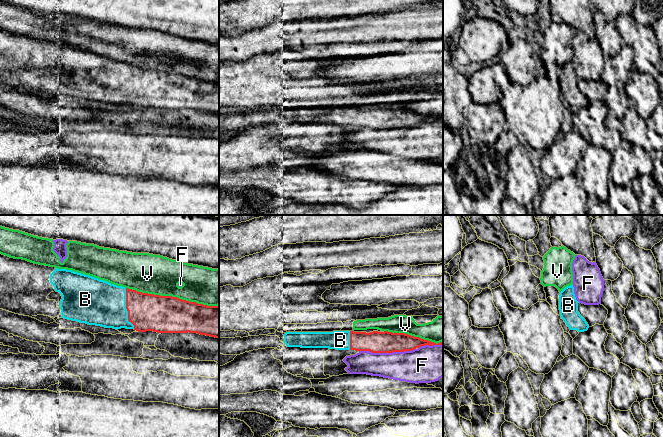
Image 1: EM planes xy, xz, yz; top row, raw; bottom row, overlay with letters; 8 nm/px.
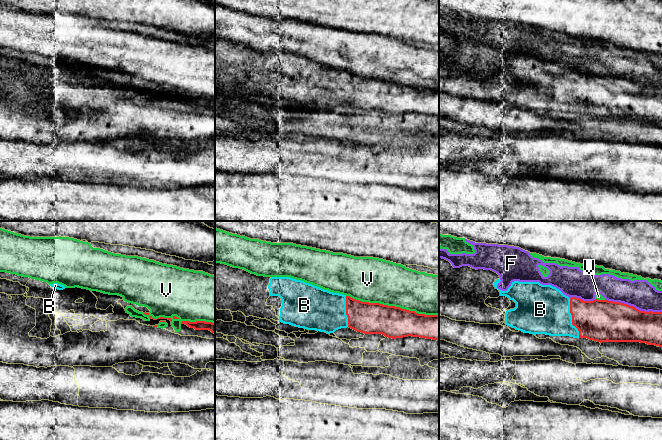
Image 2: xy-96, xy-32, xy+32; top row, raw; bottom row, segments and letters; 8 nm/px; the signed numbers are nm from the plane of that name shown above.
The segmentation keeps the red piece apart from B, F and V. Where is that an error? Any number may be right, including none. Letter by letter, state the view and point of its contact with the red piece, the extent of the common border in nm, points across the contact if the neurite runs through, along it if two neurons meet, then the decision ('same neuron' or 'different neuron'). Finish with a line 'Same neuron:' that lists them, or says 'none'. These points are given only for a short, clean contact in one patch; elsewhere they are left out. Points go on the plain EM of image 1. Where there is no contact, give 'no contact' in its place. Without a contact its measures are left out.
B: meets red in xy at (126, 84); contact 340 nm long; same neuron
F: meets red in xz at (387, 128); contact 460 nm long; different neuron
V: meets red in xy at (171, 72); contact 750 nm long; different neuron
Same neuron: B

